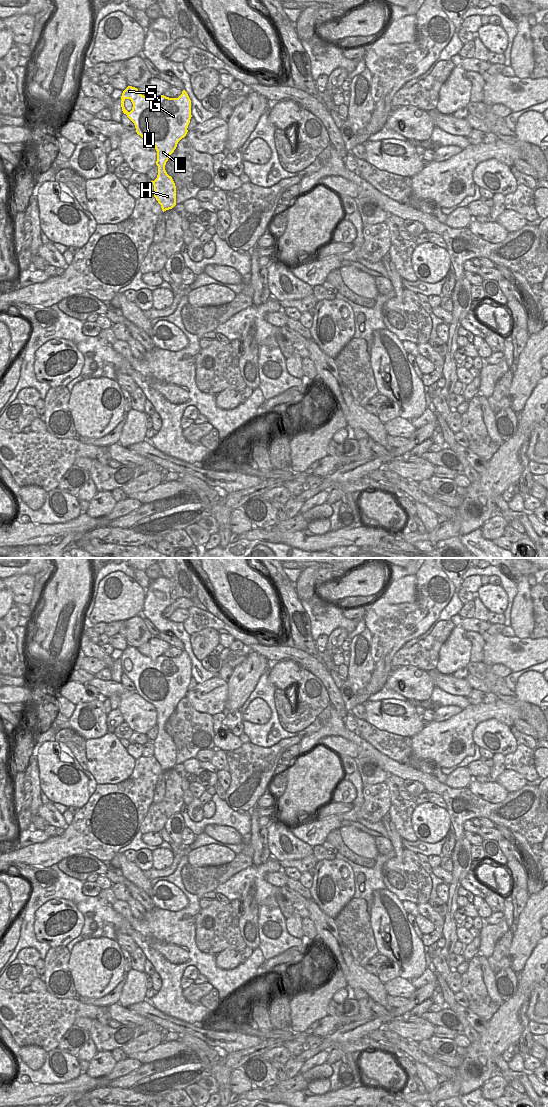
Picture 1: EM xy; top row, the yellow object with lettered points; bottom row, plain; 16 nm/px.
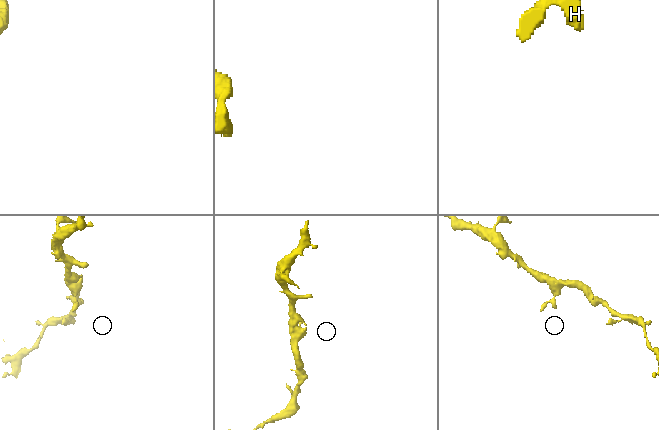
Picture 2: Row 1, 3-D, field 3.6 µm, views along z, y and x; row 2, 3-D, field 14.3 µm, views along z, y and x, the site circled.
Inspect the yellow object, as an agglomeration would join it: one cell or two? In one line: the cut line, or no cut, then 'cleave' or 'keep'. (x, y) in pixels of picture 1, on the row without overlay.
no cut; keep

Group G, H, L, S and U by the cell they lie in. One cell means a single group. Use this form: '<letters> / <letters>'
G H L S U

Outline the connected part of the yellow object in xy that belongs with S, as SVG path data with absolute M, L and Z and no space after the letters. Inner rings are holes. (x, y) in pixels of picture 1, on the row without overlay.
M128 646L122 653L121 667L123 673L134 683L137 694L155 707L158 735L151 741L154 757L163 772L172 769L176 765L176 746L167 734L165 725L178 702L188 692L192 677L191 660L185 650L178 658L164 655L150 658L142 655L137 648ZM126 659L130 659L133 664L130 672L124 667Z

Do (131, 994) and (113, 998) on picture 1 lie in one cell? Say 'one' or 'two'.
two

